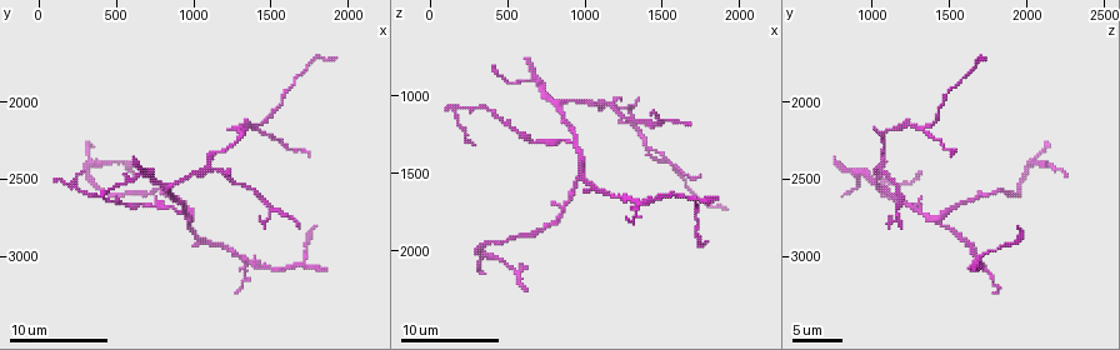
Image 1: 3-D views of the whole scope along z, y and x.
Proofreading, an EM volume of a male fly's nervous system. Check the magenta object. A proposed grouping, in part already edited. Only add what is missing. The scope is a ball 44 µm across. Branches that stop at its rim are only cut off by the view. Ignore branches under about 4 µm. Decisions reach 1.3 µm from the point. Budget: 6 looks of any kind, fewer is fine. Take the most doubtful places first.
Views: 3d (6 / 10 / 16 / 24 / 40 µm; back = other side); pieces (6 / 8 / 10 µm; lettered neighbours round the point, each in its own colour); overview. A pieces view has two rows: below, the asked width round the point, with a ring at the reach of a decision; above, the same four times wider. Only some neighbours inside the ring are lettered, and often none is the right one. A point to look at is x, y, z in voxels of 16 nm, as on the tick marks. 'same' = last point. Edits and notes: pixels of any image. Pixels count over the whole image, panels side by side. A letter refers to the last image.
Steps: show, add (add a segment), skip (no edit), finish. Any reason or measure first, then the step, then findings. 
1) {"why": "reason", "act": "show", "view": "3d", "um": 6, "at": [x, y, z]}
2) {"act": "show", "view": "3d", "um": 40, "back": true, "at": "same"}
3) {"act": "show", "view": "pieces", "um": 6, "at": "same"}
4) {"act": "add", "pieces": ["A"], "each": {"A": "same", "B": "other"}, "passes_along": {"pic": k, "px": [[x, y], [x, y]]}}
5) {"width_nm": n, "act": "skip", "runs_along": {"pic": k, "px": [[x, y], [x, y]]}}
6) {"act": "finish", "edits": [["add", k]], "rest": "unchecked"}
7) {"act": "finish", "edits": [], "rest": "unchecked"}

{"why": "an open end", "act": "show", "view": "pieces", "um": 10, "at": [640, 2480, 2260]}

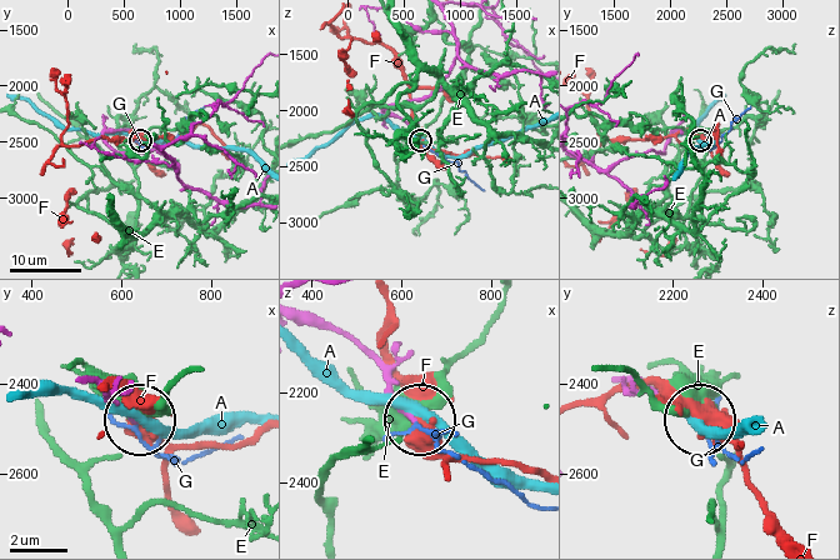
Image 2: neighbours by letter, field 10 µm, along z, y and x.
{"act": "add", "pieces": ["G"], "each": {"A": "other", "E": "other", "F": "other", "G": "same"}, "found": "the neuron continues"}

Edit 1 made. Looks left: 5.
{"why": "branch stops here", "act": "show", "view": "pieces", "um": 8, "at": [340, 2280, 2140]}

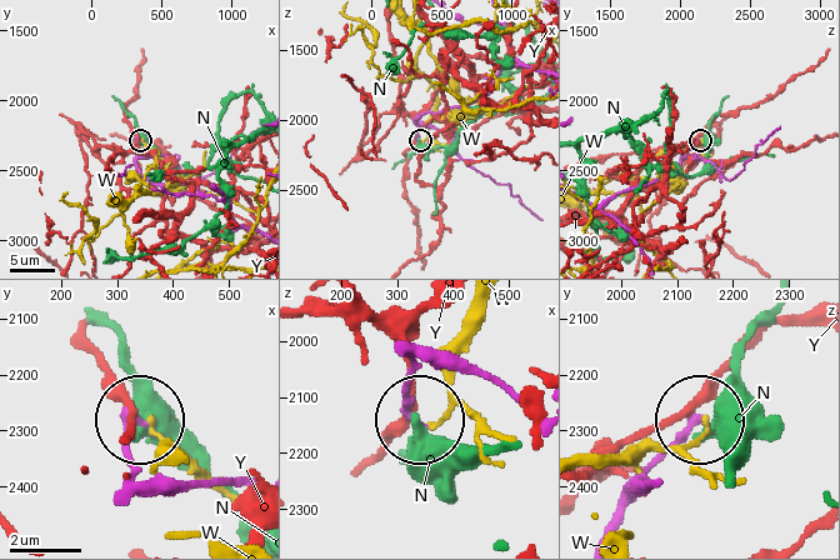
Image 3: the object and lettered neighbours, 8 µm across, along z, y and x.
{"act": "skip", "each": {"N": "other", "W": "other", "Y": "other"}, "runs_along": {"pic": 3, "px": [[130, 480], [136, 420]]}, "found": "none of them fits"}

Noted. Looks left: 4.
{"why": "long arm stops here", "act": "show", "view": "pieces", "um": 6, "at": [300, 2460, 1320]}

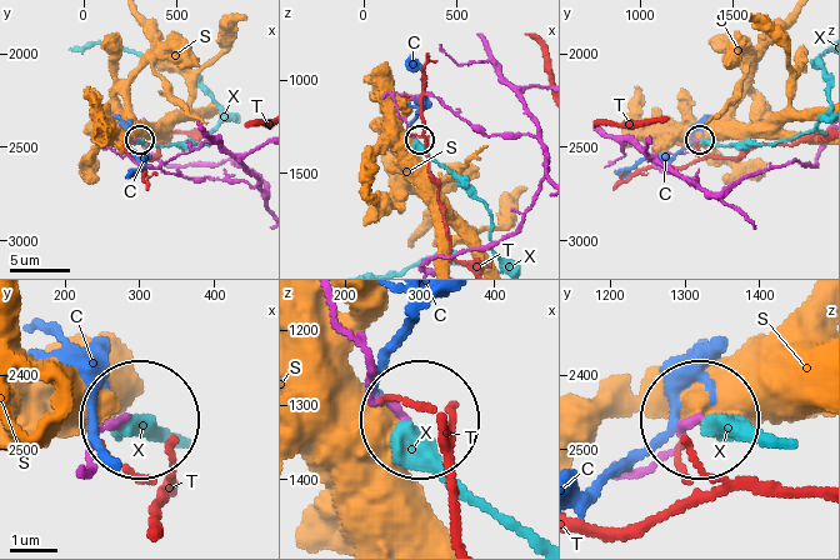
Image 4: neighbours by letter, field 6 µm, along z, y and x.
{"width_nm": 140, "act": "skip", "each": {"C": "other", "S": "other", "T": "other", "X": "other"}, "runs_along": {"pic": 4, "px": [[639, 469], [694, 418]]}, "found": "none of them fits"}

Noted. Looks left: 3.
{"act": "finish", "edits": [["add", 2]], "rest": "unchecked"}

